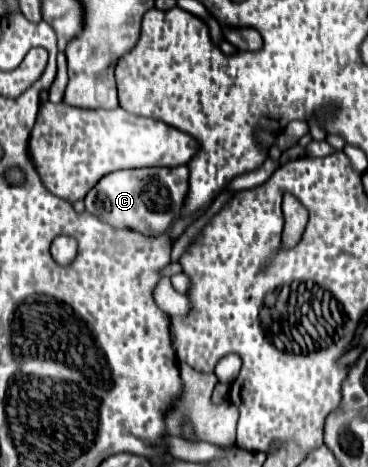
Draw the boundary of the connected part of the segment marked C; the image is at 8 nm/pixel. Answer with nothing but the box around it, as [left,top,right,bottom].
[85,166,189,234]

